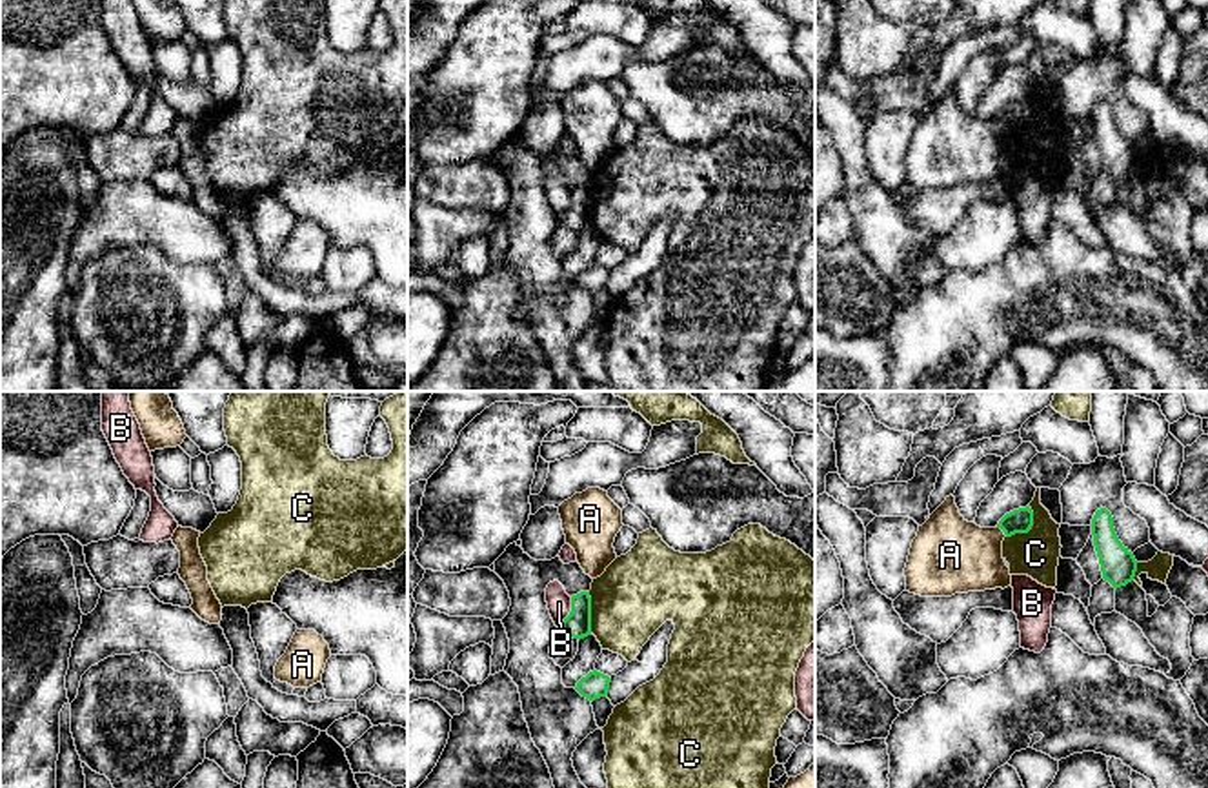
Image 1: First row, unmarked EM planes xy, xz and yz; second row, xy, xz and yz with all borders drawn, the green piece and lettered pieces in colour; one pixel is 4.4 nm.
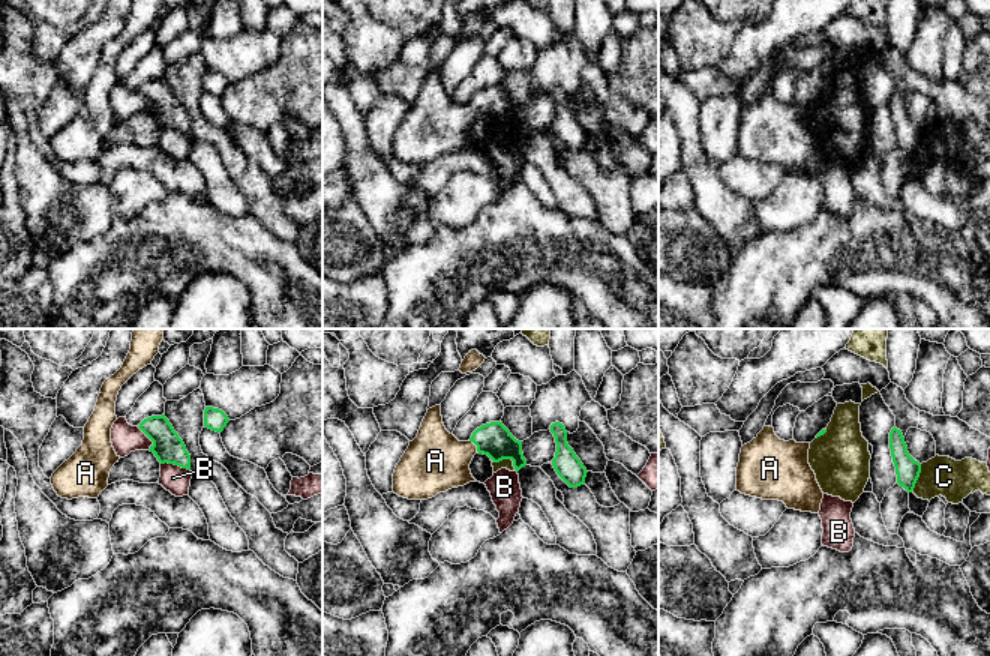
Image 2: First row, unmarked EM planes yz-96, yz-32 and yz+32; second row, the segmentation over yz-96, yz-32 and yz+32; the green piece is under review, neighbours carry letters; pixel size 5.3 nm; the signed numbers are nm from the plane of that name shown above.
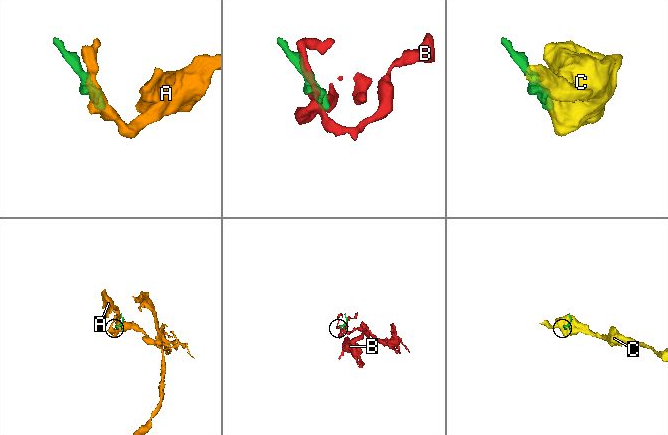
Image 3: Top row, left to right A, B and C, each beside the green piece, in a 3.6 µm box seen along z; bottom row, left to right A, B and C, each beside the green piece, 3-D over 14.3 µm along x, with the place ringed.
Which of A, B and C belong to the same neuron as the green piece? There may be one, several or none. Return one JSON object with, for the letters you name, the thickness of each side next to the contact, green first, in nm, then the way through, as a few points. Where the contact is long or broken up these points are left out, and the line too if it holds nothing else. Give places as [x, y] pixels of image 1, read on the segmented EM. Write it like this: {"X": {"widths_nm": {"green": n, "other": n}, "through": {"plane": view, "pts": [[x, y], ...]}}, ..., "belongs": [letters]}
{"A": {"widths_nm": {"green": 110, "other": 320}, "through": {"plane": "yz", "pts": [[1019, 521], [1003, 530], [974, 555], [954, 555]]}}, "belongs": ["A"]}

